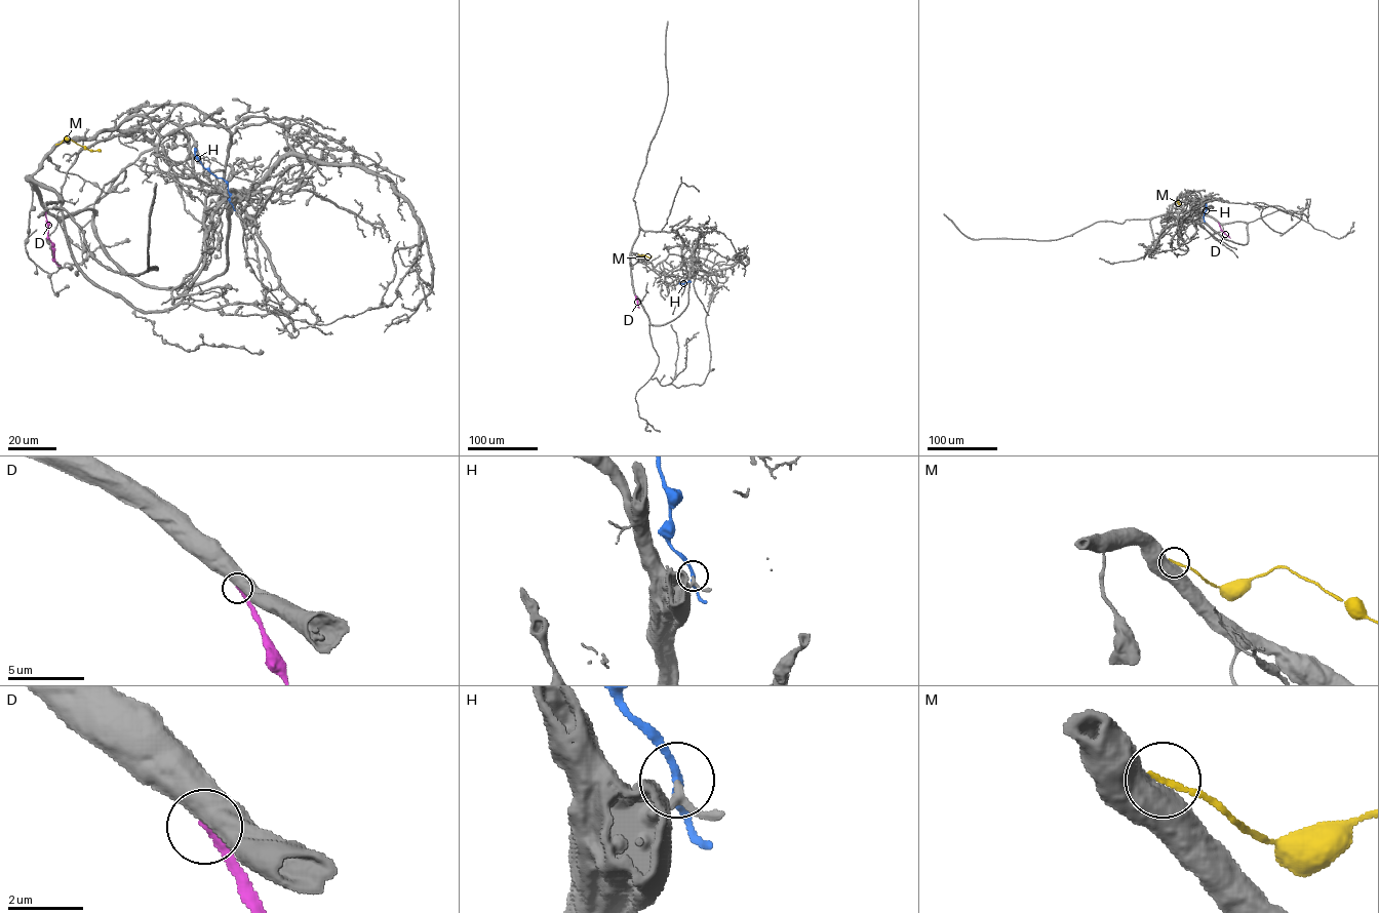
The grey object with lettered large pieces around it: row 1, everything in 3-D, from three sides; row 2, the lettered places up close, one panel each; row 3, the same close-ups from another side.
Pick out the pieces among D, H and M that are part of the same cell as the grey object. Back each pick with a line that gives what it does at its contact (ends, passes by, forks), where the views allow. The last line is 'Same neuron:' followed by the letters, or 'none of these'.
Same neuron: none of these

